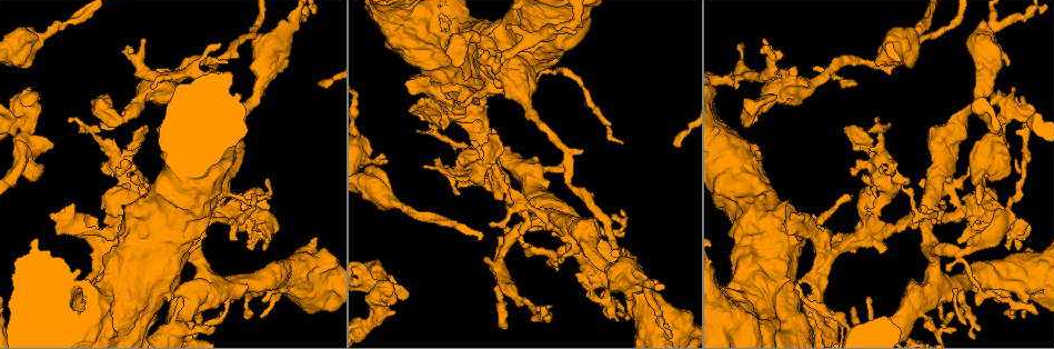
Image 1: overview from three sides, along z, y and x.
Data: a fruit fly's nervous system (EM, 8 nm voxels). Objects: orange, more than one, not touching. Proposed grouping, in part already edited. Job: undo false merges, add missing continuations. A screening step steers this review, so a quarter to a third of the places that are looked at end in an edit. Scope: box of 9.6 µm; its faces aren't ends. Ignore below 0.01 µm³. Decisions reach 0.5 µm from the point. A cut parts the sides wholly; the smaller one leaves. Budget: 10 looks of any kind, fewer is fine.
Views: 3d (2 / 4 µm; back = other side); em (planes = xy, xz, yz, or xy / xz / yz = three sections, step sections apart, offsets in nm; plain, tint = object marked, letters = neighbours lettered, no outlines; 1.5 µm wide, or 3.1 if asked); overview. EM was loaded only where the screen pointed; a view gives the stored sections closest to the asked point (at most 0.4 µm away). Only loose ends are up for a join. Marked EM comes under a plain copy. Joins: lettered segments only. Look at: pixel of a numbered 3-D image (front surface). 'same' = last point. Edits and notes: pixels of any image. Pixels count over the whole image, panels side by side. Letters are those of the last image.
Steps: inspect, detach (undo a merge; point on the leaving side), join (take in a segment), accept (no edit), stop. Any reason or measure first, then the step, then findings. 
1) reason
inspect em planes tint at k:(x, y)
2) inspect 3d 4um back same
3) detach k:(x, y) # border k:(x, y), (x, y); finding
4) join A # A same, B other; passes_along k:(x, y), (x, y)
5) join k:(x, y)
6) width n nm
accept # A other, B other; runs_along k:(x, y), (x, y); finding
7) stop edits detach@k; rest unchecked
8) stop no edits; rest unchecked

an open end
inspect 3d 4um back at 1:(1010, 231)

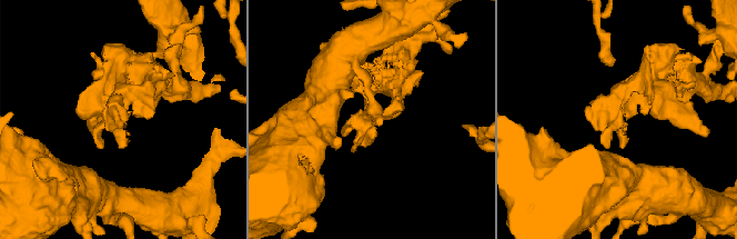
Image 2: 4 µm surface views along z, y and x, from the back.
need the tissue
inspect em 3.1um planes letters at 2:(389, 113)

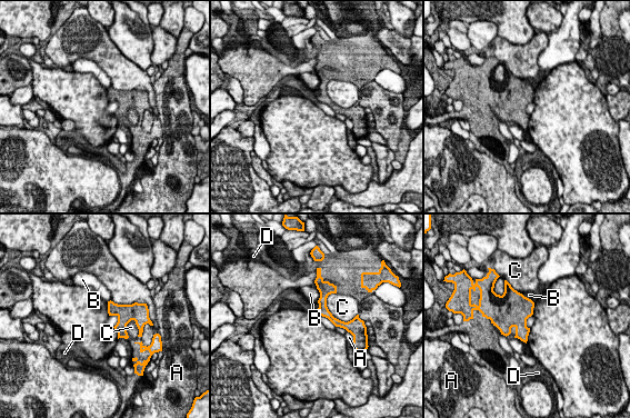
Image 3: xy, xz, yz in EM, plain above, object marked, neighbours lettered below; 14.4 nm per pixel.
accept # A other, B other, C other, D other; runs_along 3:(331, 288), (323, 310), (348, 326), (356, 341); none of them fits

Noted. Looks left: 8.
free end
inspect 3d 4um at 1:(909, 181)

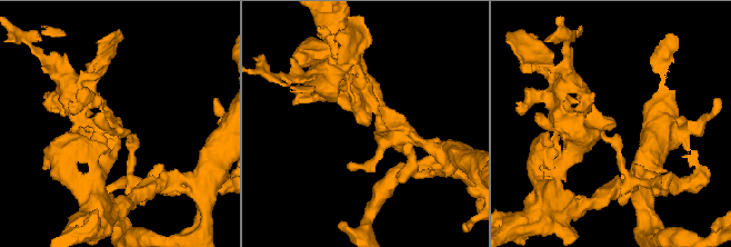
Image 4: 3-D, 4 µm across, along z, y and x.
inspect em yz step 8 letters at 4:(118, 122)

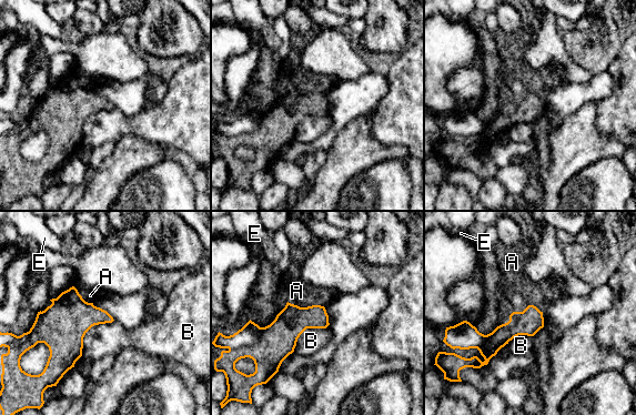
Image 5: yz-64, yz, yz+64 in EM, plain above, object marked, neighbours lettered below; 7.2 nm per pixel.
width 150 nm
detach 5:(278, 341) # A other, B other, E other; part_leaving 5:(539, 314), (510, 330), (481, 363); two cells meet here

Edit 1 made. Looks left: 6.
free end
inspect em yz step 4 letters at 1:(862, 61)

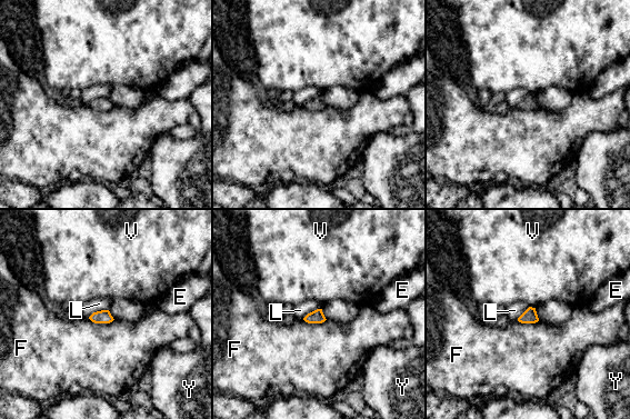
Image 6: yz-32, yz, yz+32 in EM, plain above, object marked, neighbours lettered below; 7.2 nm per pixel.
width 100 nm
accept # E other, F other, L other, V other, Y other; border 6:(108, 309), (94, 311), (88, 318); none of them fits

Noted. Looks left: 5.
stop edits detach@5; rest unchecked

